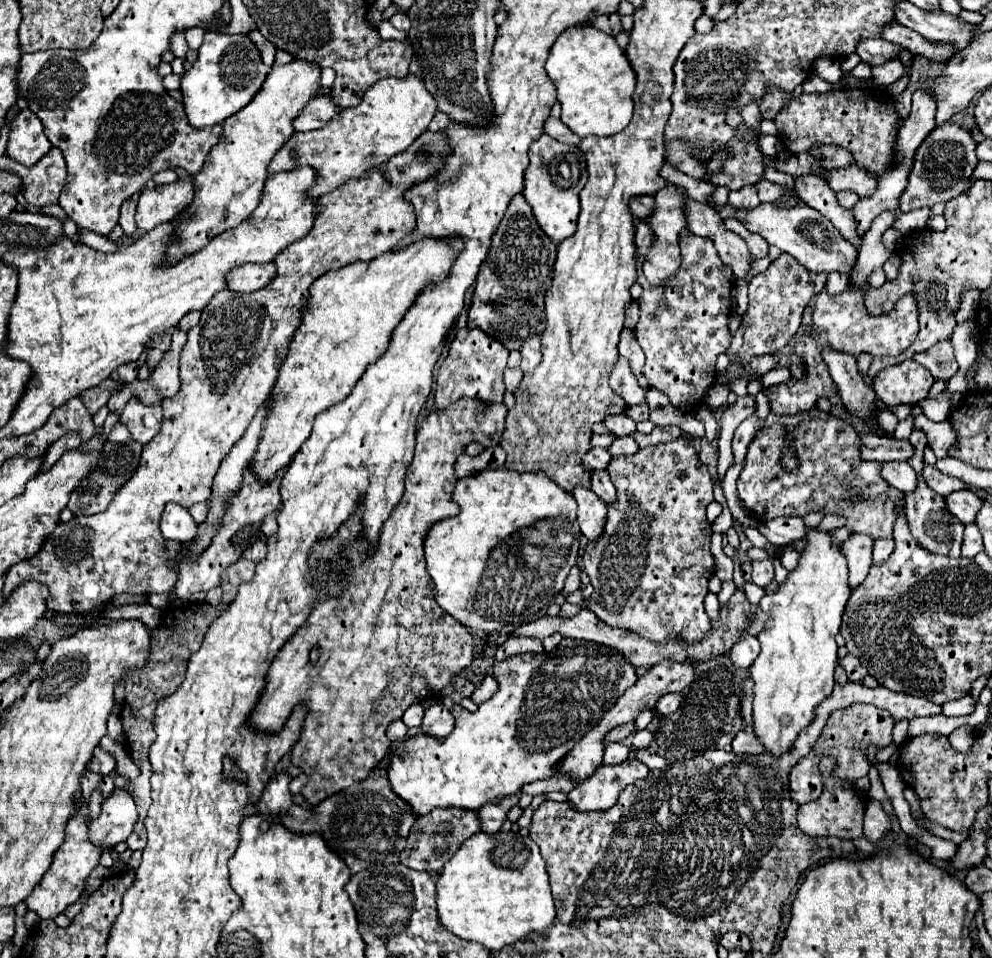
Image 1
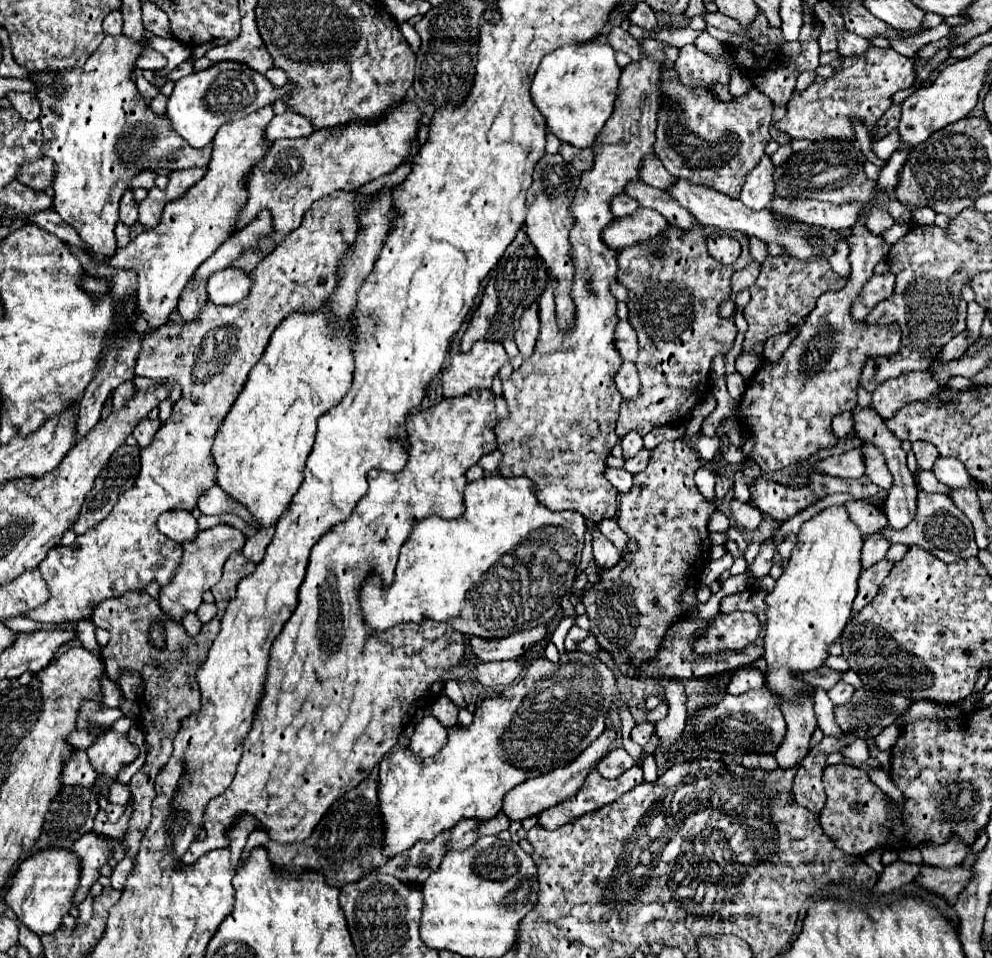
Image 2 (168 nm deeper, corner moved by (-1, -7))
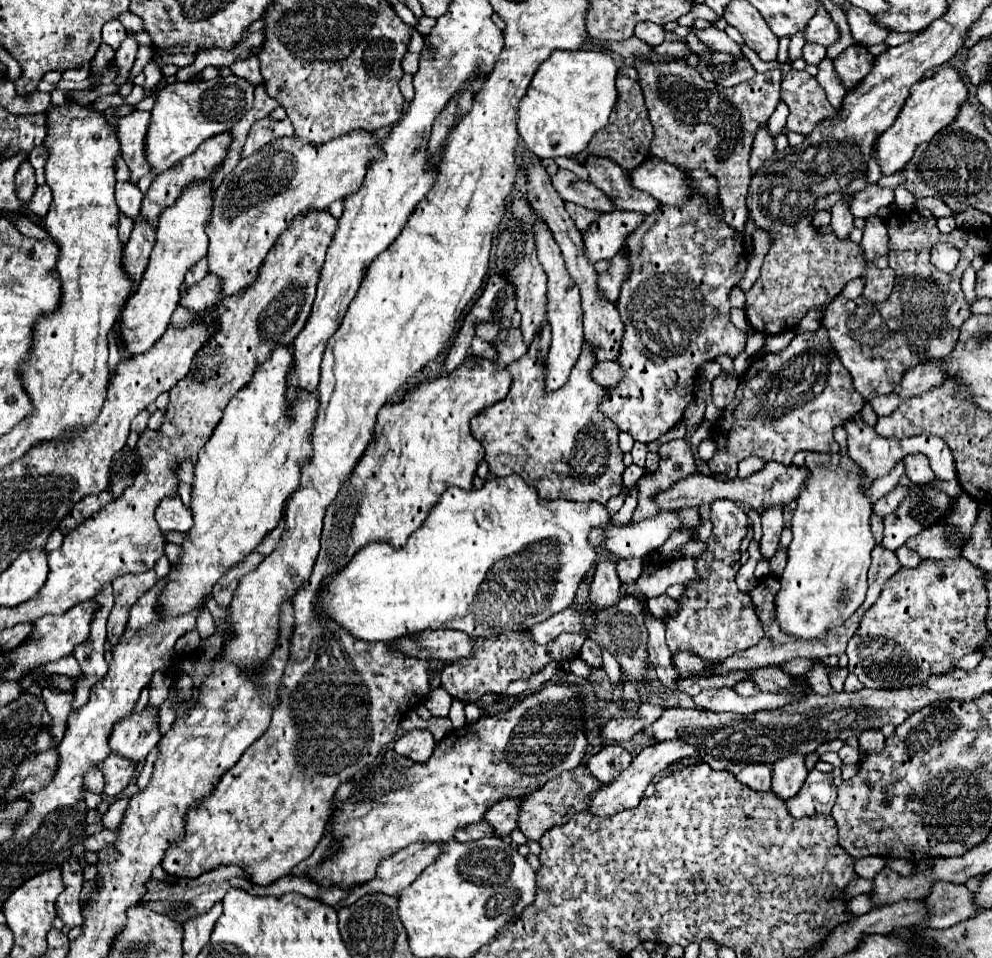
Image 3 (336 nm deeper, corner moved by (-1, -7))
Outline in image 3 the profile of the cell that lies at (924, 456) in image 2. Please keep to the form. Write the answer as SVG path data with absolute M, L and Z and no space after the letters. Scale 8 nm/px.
M916 453L916 455L908 455L904 457L906 463L906 475L910 477L912 483L926 483L930 479L934 479L936 475L930 469L930 461L926 455Z

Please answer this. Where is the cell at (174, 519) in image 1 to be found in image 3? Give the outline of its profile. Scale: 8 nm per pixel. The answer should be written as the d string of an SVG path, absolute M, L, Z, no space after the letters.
M166 499L156 509L156 521L162 529L162 533L170 531L188 531L192 527L192 511L184 507L182 499Z

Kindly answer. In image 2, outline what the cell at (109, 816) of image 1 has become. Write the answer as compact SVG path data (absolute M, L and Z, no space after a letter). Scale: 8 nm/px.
M86 833L84 837L80 837L72 847L72 853L76 853L76 857L80 857L80 885L76 889L76 899L72 899L72 903L78 907L86 895L90 893L92 883L98 879L98 869L112 857L106 839L94 835L94 833Z

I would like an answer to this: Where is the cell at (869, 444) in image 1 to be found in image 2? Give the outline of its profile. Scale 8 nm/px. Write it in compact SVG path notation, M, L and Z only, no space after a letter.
M852 449L842 455L832 455L824 461L816 461L810 467L810 473L826 473L832 477L858 479L864 475L864 457L862 457L860 449Z

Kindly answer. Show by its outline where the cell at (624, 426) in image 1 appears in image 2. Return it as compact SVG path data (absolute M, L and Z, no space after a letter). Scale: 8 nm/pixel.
M630 431L626 437L622 437L622 449L624 449L624 457L630 459L634 457L640 449L642 449L642 437L636 431Z

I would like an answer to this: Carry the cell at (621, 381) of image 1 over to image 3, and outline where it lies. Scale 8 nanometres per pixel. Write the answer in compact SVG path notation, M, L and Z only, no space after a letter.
M598 361L596 367L592 369L592 377L600 385L612 389L614 385L618 385L624 379L624 371L622 371L618 361Z

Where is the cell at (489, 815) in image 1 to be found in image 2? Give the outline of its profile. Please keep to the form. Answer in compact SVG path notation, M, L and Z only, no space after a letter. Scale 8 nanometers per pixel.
M460 821L452 827L452 835L446 841L446 851L460 851L468 849L478 839L478 821Z

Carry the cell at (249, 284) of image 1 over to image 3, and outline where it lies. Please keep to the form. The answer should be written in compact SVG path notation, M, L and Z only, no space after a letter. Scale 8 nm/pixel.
M206 275L204 281L192 285L192 289L186 289L186 295L180 299L180 303L196 313L212 307L218 297L222 295L222 279L218 275Z

